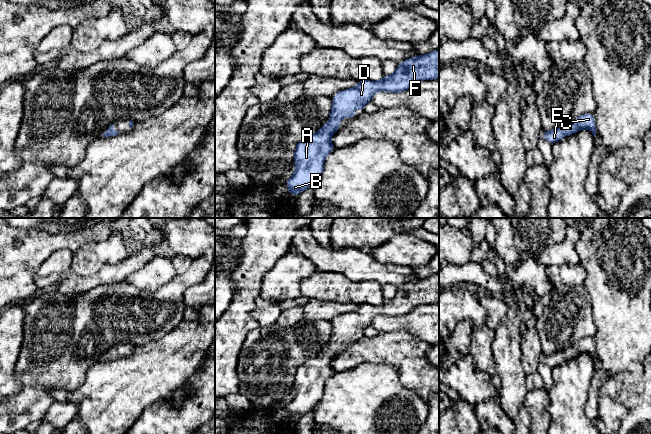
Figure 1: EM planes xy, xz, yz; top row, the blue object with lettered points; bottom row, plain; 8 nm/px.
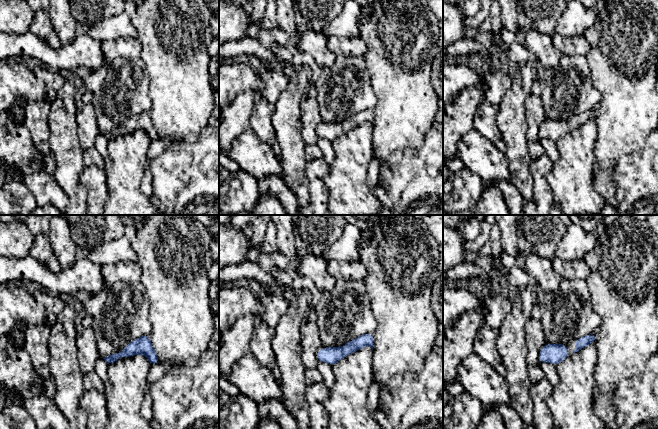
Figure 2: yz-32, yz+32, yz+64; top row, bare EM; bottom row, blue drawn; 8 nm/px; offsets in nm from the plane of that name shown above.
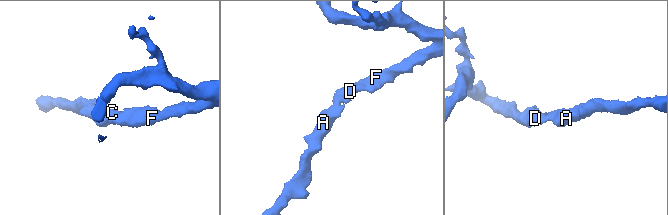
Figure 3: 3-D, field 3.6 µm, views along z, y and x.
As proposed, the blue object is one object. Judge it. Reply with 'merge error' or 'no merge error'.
no merge error

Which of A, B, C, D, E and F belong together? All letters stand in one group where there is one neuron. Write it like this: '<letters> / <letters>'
A B C D E F

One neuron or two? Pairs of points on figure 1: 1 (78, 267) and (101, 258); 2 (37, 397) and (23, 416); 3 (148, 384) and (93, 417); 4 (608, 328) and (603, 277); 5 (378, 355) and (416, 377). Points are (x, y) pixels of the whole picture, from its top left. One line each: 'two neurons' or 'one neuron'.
1: one neuron
2: one neuron
3: one neuron
4: one neuron
5: one neuron

